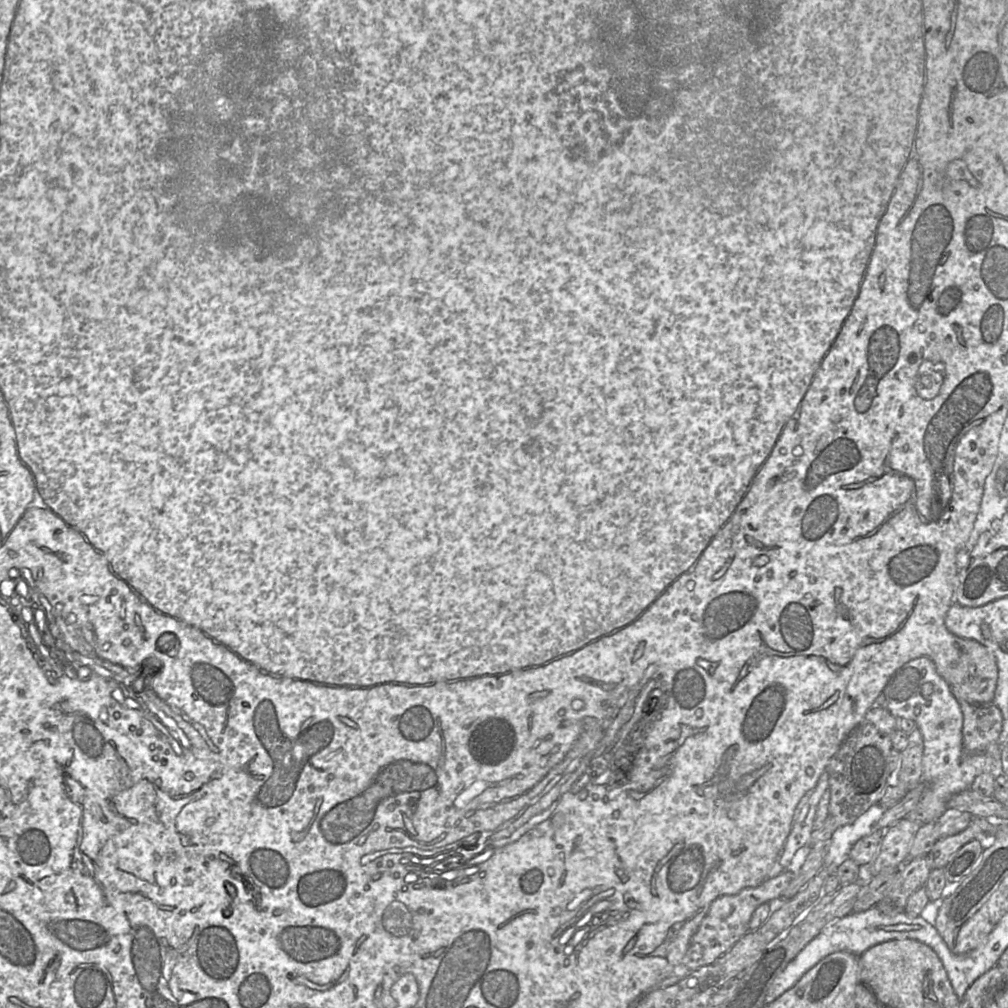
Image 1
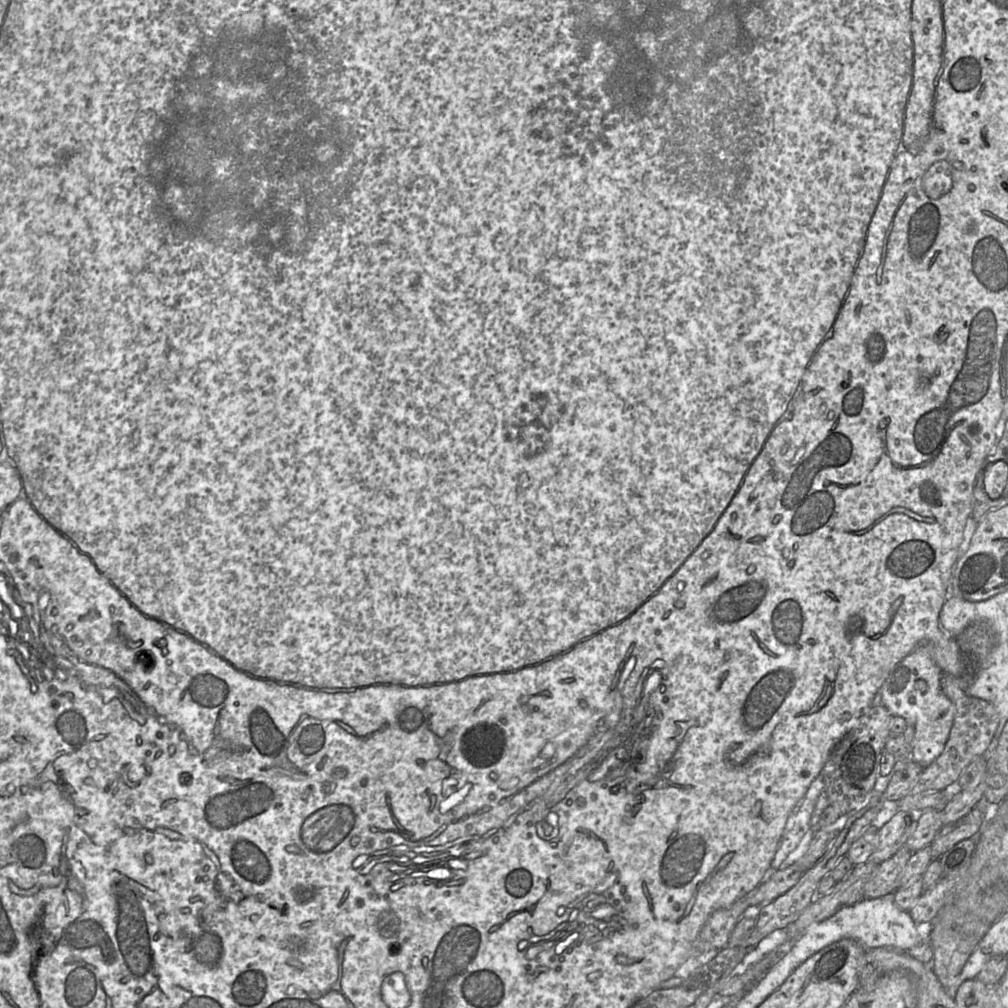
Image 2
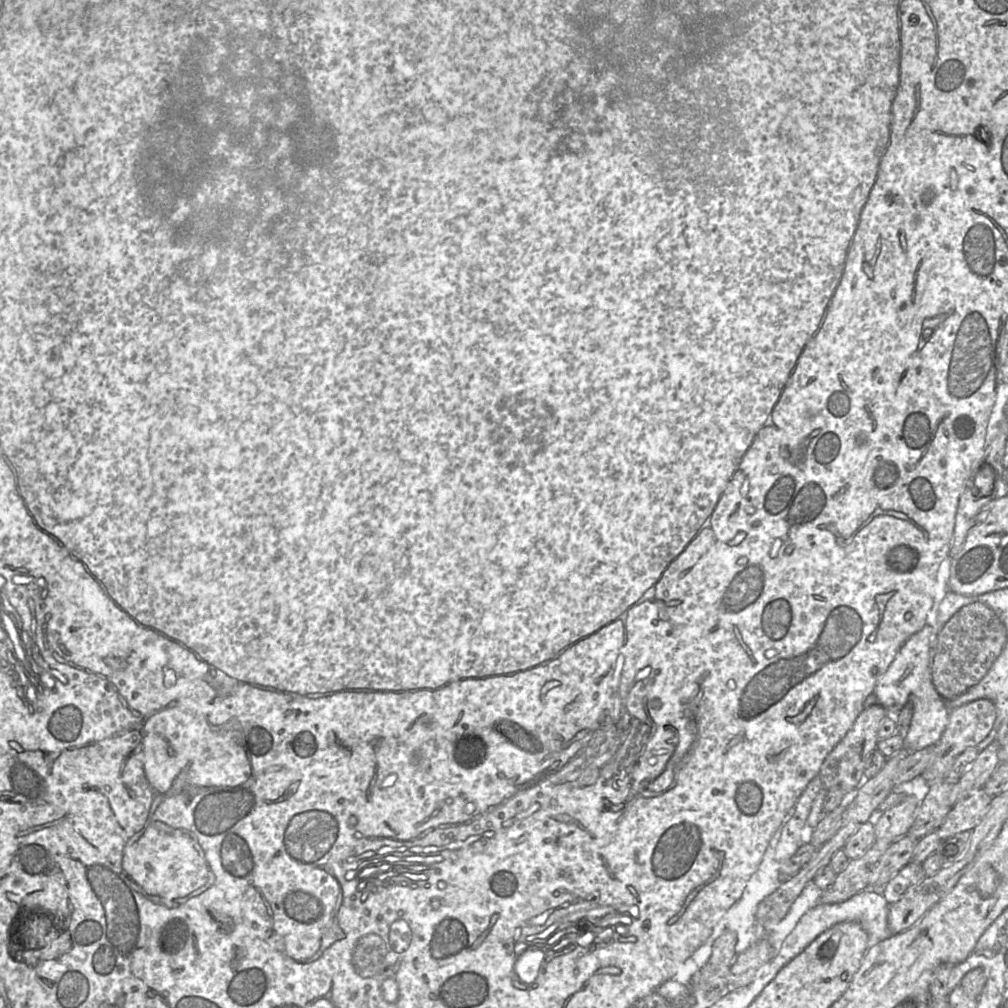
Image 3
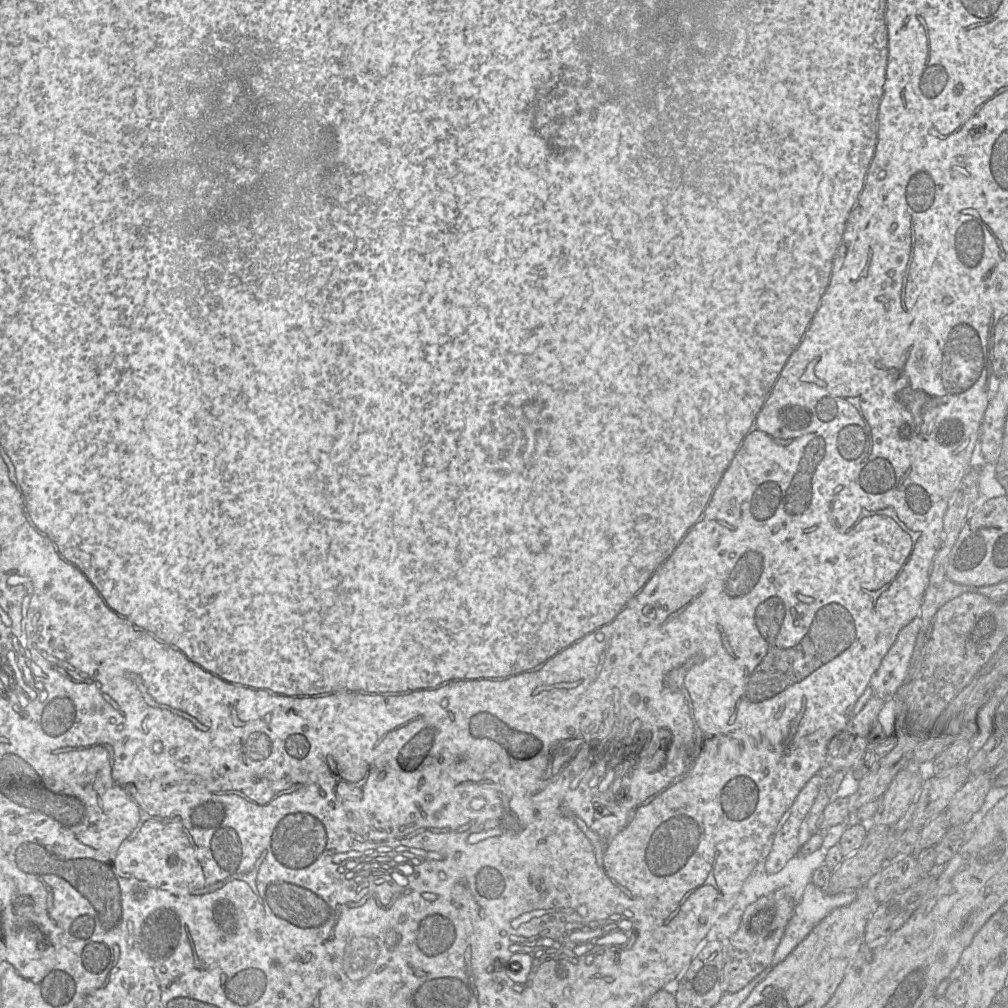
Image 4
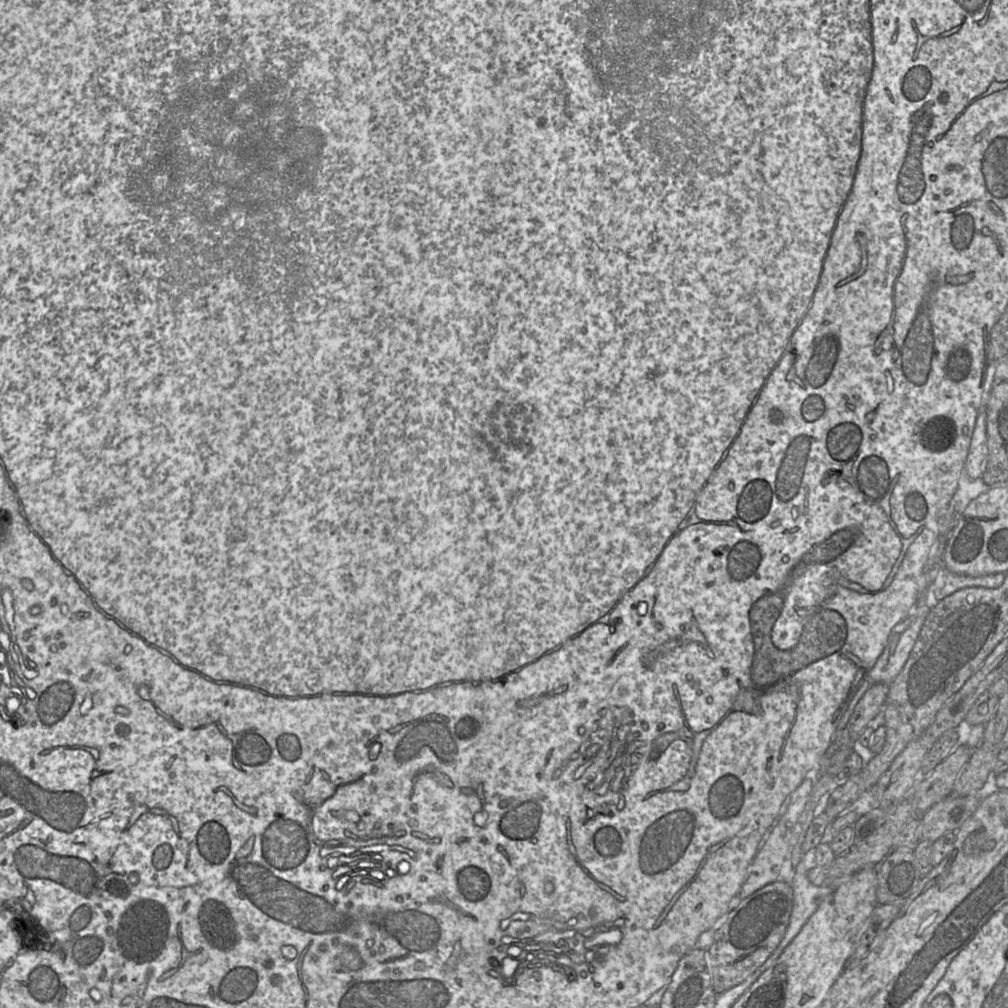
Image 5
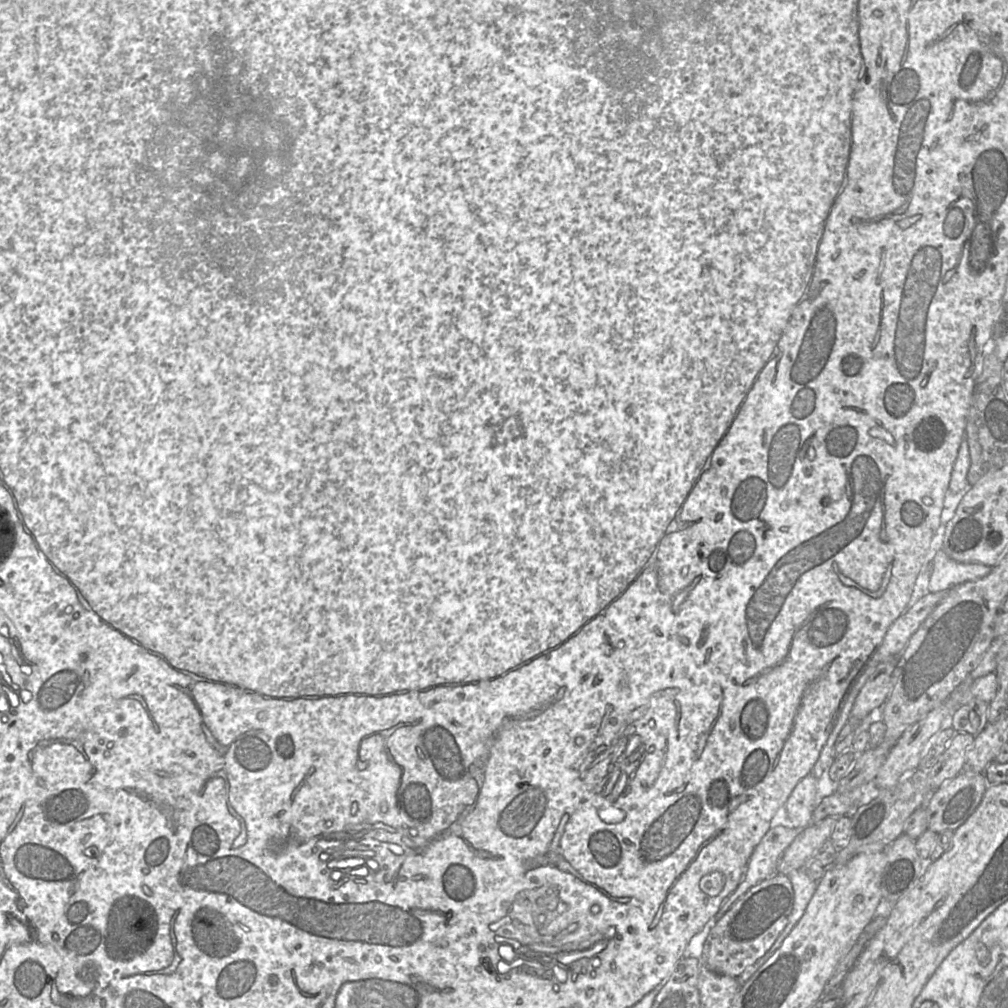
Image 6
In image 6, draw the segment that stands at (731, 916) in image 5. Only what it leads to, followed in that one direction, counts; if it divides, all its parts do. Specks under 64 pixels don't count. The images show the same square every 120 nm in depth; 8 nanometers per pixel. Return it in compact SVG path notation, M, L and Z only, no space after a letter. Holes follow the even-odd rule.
M777 874L751 887L710 927L703 946L702 965L719 974L740 976L747 966L753 964L771 948L784 930L793 909L793 902L794 891L787 875Z

